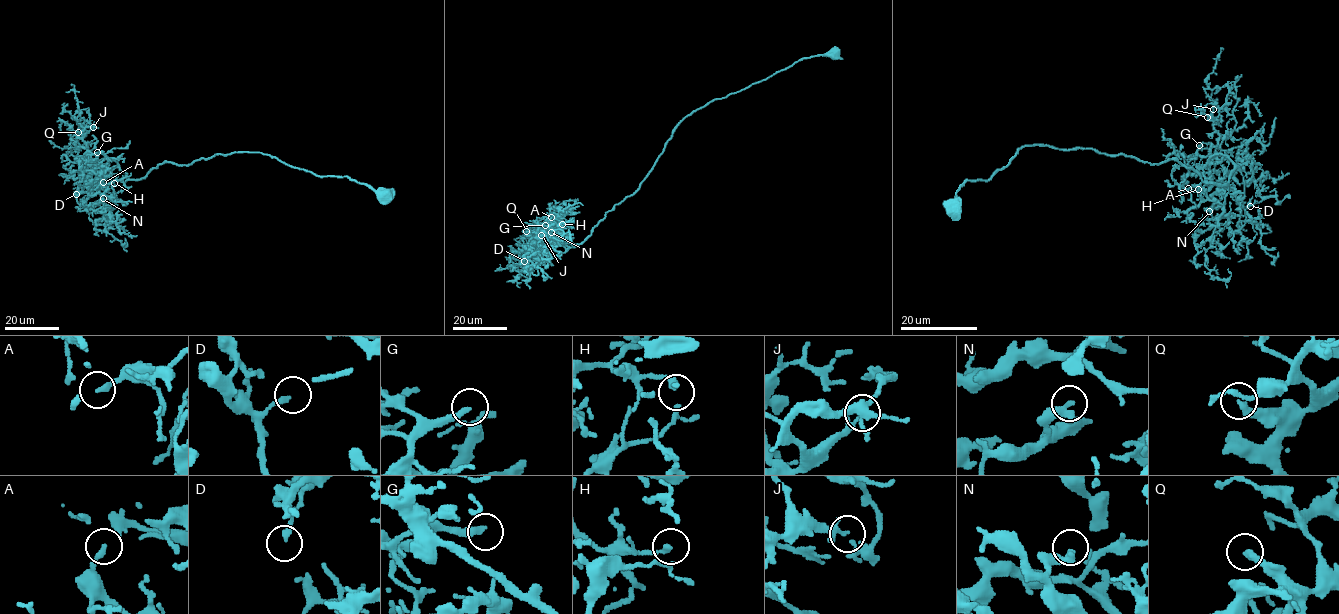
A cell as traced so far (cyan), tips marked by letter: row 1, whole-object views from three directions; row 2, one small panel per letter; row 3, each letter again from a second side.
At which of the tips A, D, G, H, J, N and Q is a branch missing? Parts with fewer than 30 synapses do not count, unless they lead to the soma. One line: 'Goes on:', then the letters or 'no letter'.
Goes on: G

